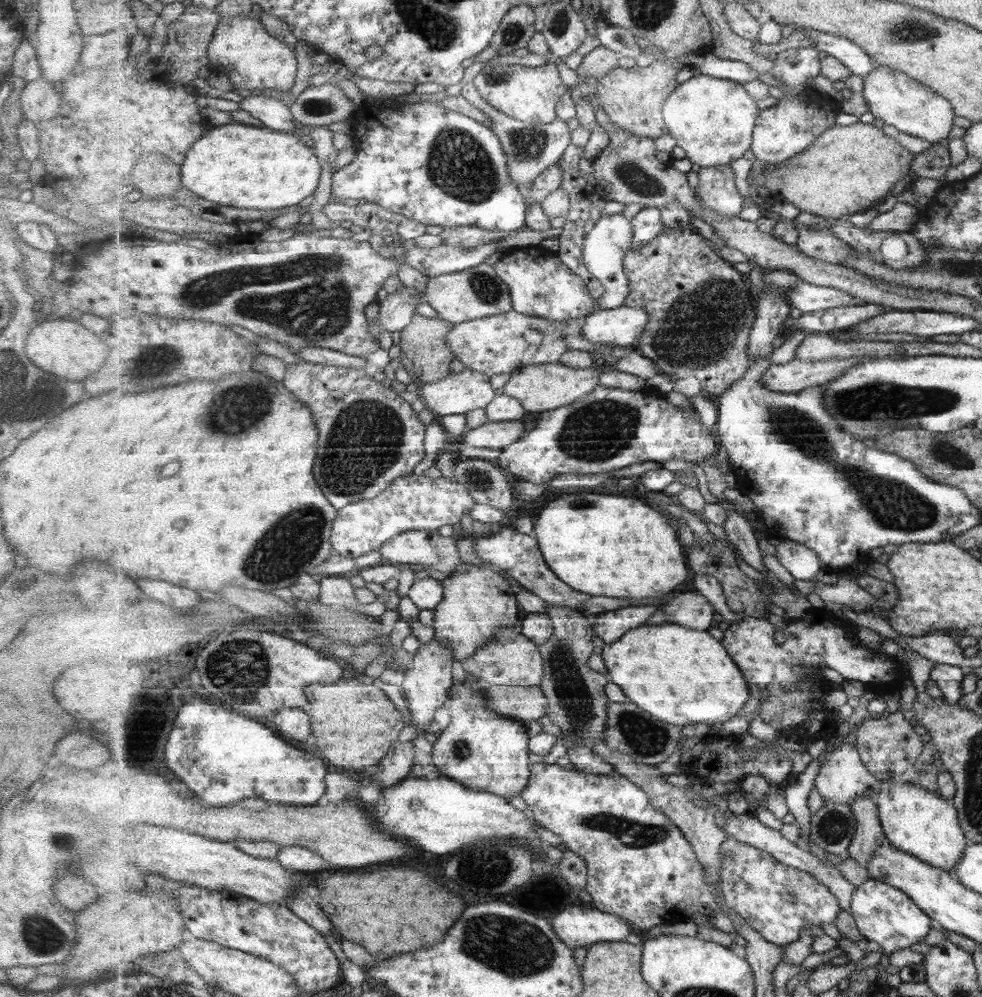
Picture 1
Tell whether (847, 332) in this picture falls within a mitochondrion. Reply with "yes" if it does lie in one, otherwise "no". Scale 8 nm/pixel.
no

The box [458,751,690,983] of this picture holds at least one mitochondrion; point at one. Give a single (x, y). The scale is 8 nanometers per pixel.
(517, 952)

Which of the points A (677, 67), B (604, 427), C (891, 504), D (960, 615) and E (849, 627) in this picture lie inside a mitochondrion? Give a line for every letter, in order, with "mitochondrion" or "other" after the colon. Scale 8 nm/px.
A: other
B: mitochondrion
C: mitochondrion
D: other
E: other

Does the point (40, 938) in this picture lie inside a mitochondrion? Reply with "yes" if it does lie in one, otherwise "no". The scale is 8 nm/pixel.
yes

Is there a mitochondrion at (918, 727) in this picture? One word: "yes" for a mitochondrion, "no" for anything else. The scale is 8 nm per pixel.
no

